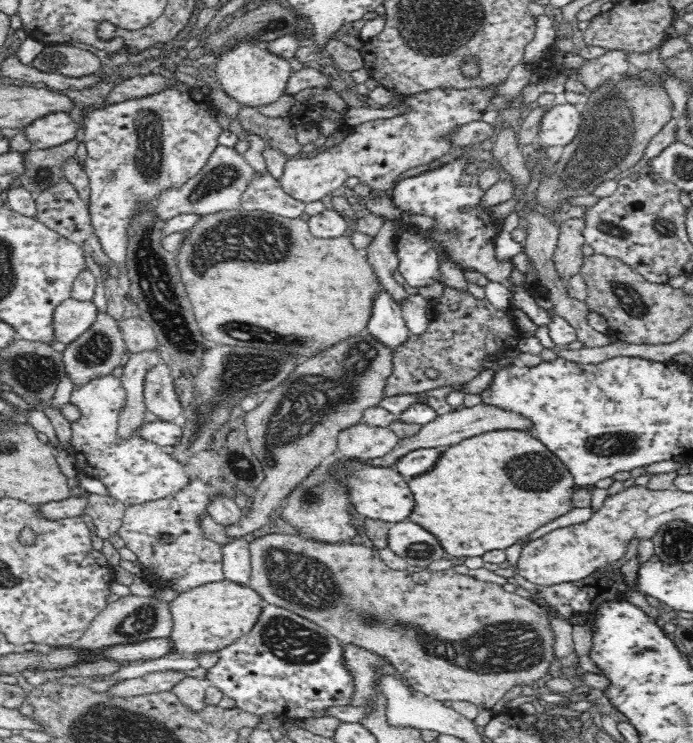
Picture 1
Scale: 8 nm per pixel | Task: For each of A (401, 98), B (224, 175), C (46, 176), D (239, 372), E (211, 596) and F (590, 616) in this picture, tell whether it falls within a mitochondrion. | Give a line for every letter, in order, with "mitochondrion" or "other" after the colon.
A: other
B: mitochondrion
C: mitochondrion
D: mitochondrion
E: other
F: other

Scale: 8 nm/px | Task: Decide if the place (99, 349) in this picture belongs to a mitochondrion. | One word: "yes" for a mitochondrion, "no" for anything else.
yes

